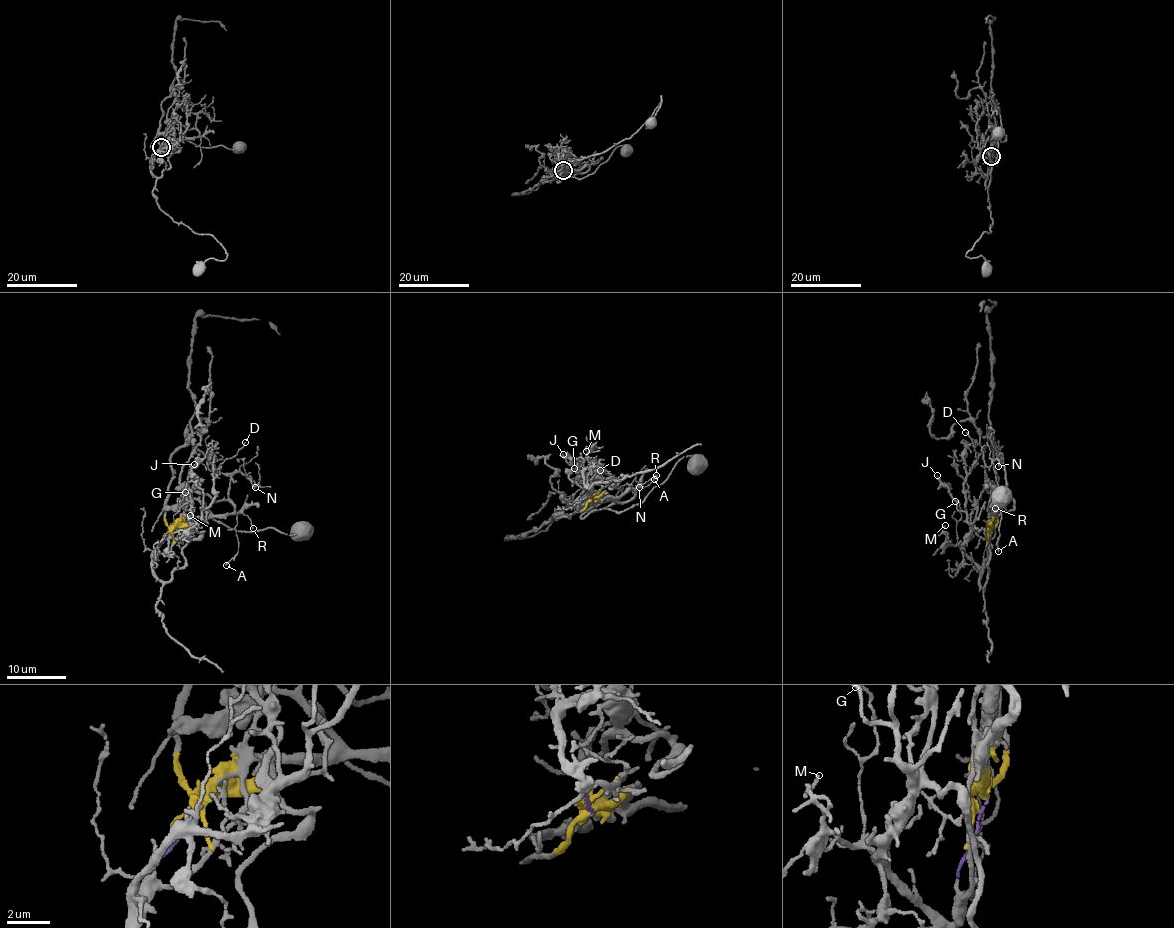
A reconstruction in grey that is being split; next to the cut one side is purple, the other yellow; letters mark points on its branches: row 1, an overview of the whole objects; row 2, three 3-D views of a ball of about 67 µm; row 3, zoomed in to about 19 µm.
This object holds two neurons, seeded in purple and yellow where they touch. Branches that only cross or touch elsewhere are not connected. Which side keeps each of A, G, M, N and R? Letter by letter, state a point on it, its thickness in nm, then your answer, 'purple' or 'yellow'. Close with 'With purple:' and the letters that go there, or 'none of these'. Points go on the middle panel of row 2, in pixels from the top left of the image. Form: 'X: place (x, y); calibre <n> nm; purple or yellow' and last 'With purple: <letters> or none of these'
A: place (654, 479); calibre 120 nm; yellow
G: place (574, 468); calibre 130 nm; purple
M: place (586, 451); calibre 90 nm; purple
N: place (639, 487); calibre 140 nm; yellow
R: place (656, 475); calibre 90 nm; yellow
With purple: G, M

